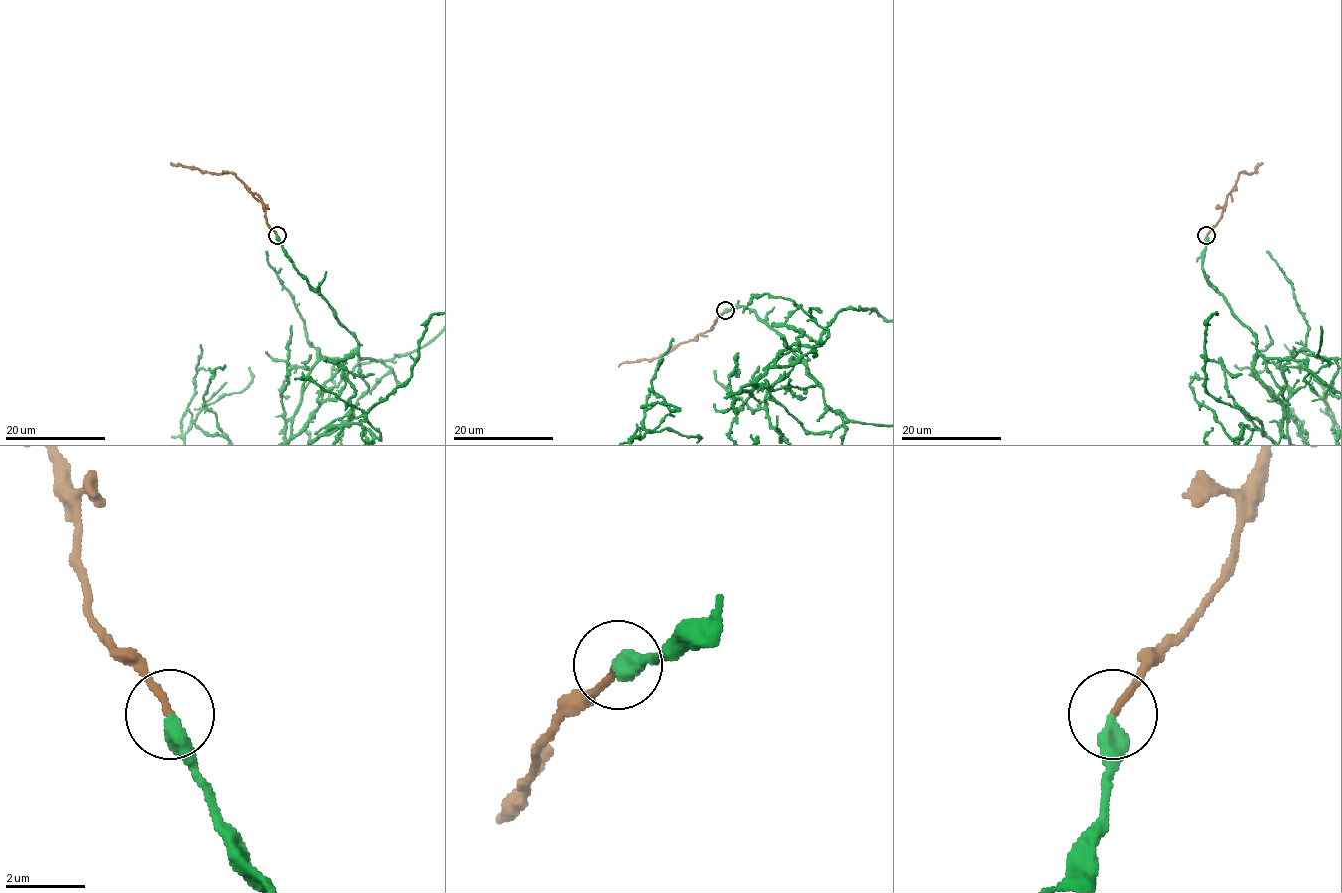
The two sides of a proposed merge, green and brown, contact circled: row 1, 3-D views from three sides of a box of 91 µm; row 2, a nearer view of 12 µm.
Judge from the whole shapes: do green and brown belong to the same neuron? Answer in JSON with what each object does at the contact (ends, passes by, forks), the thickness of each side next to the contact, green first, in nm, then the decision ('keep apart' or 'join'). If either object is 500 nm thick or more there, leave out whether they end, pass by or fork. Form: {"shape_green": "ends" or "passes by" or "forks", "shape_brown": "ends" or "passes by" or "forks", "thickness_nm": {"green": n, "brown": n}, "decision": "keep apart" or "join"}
{"shape_green": "ends", "shape_brown": "ends", "thickness_nm": {"green": 440, "brown": 180}, "decision": "join"}

